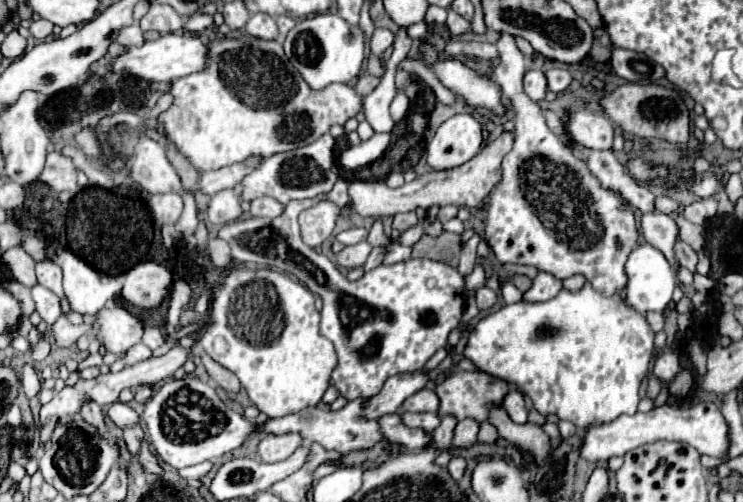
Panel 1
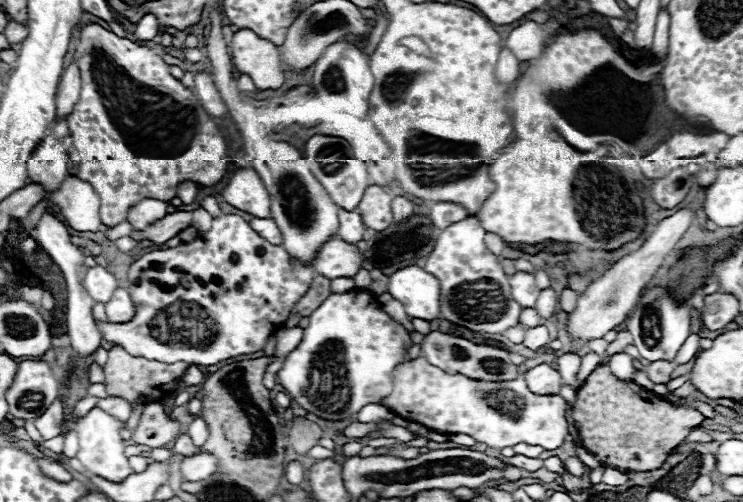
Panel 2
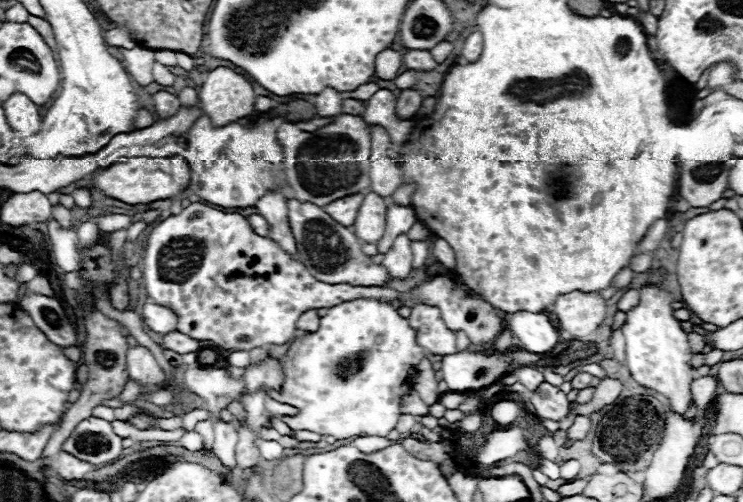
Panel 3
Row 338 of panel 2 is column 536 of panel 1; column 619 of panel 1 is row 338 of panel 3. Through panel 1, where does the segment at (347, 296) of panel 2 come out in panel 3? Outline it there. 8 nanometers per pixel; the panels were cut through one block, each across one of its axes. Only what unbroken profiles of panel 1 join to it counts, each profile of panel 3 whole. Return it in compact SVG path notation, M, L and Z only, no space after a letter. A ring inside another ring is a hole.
M356 298L332 306L328 314L320 318L316 332L290 342L284 358L282 390L276 392L272 388L264 388L264 392L282 404L298 408L294 418L282 418L282 422L292 430L310 430L322 436L334 436L336 440L360 434L386 438L400 418L400 400L412 390L416 366L422 358L424 348L416 344L416 332L408 326L408 318L402 318L390 302Z

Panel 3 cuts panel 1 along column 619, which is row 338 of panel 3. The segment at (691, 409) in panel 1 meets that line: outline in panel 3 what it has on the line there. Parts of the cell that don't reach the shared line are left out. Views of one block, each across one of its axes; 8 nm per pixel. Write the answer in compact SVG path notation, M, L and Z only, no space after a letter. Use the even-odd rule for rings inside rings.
M416 304L412 306L410 326L416 330L418 344L428 350L430 354L454 354L456 352L456 334L446 328L440 308L430 304Z

